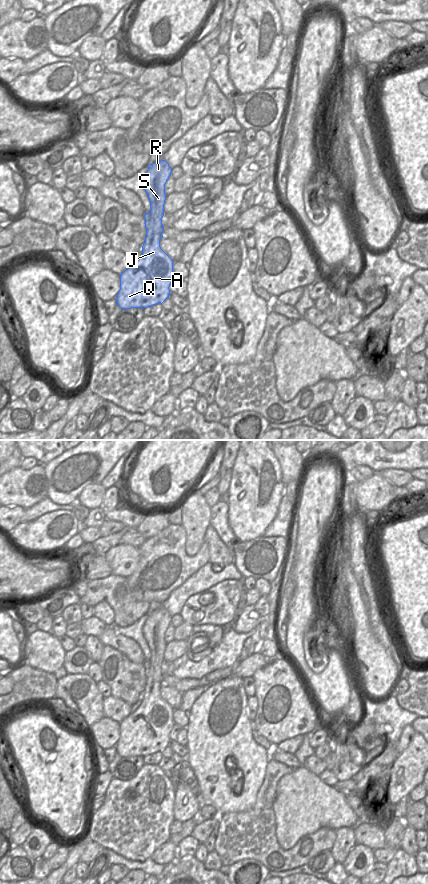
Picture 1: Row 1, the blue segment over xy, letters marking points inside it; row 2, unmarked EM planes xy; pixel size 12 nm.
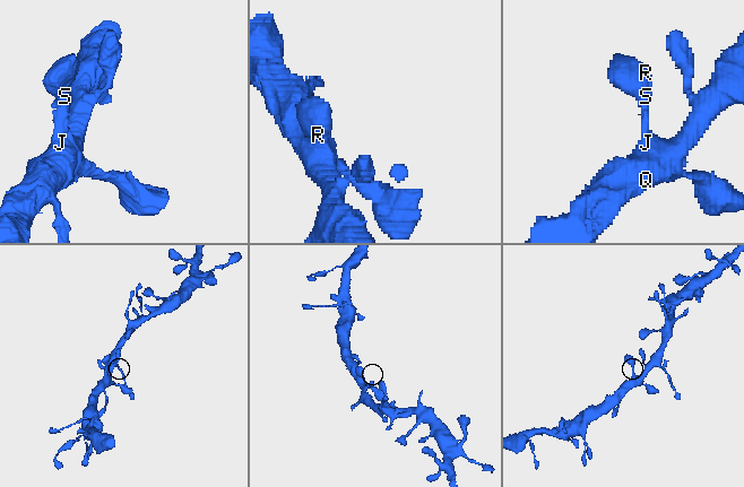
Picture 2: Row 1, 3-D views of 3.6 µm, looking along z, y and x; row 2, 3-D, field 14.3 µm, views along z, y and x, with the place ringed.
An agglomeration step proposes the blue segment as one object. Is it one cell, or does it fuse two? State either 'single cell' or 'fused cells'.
single cell

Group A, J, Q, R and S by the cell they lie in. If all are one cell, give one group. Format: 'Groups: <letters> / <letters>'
Groups: A J Q R S

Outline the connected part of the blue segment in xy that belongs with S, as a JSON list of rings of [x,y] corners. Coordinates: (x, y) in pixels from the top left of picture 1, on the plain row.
[[[159,608],[148,613],[148,618],[142,628],[142,634],[150,649],[150,660],[144,662],[146,686],[142,694],[141,705],[128,717],[120,722],[120,738],[116,751],[121,757],[147,756],[162,752],[170,744],[170,732],[174,726],[174,709],[161,697],[160,688],[163,686],[164,652],[166,648],[165,632],[171,624],[172,616],[165,608]]]

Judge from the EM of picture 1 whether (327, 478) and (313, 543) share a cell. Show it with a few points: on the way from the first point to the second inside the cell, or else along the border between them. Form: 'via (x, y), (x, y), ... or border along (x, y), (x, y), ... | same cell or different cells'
via (319, 494), (313, 527) | same cell

